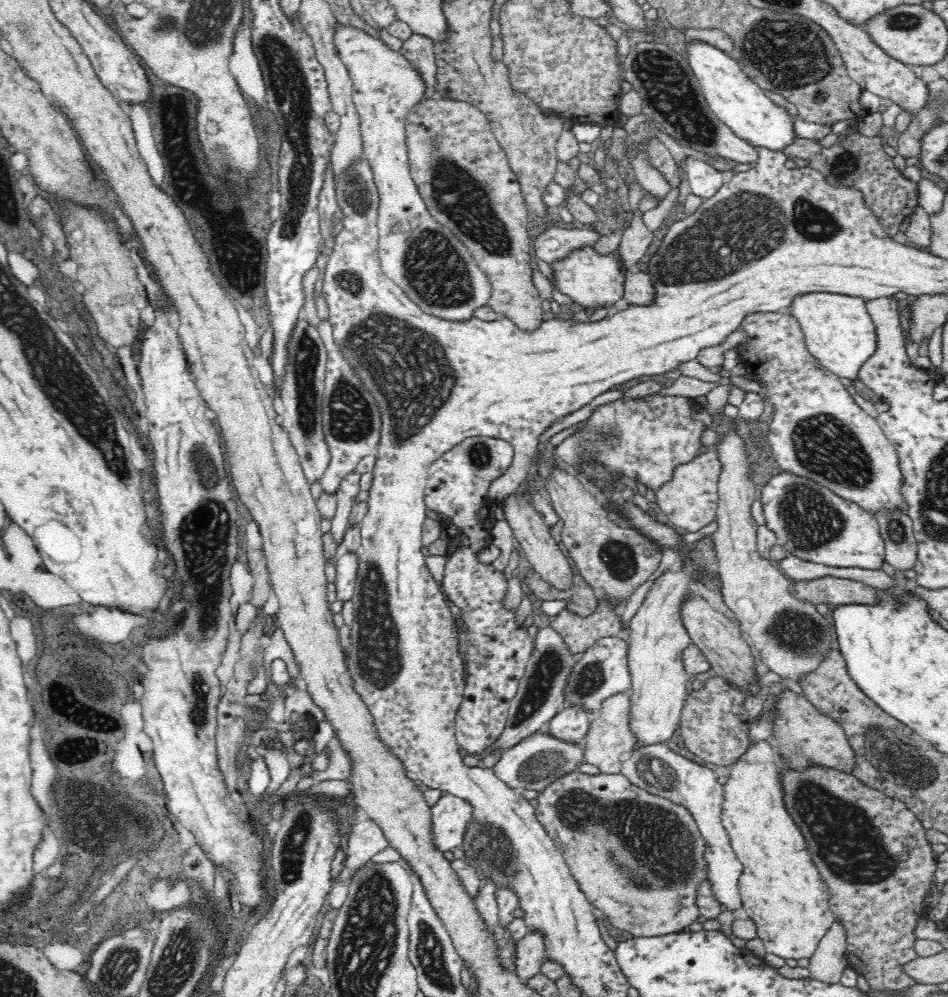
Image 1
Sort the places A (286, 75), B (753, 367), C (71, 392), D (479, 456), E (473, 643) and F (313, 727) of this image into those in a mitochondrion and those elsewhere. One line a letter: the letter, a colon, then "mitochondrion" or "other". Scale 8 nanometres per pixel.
A: mitochondrion
B: other
C: mitochondrion
D: mitochondrion
E: other
F: other

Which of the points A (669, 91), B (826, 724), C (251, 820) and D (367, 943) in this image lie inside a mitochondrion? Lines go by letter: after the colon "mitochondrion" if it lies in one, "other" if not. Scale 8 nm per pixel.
A: mitochondrion
B: other
C: other
D: mitochondrion

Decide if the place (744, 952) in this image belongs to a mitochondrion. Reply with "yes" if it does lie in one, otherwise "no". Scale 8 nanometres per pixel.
no

